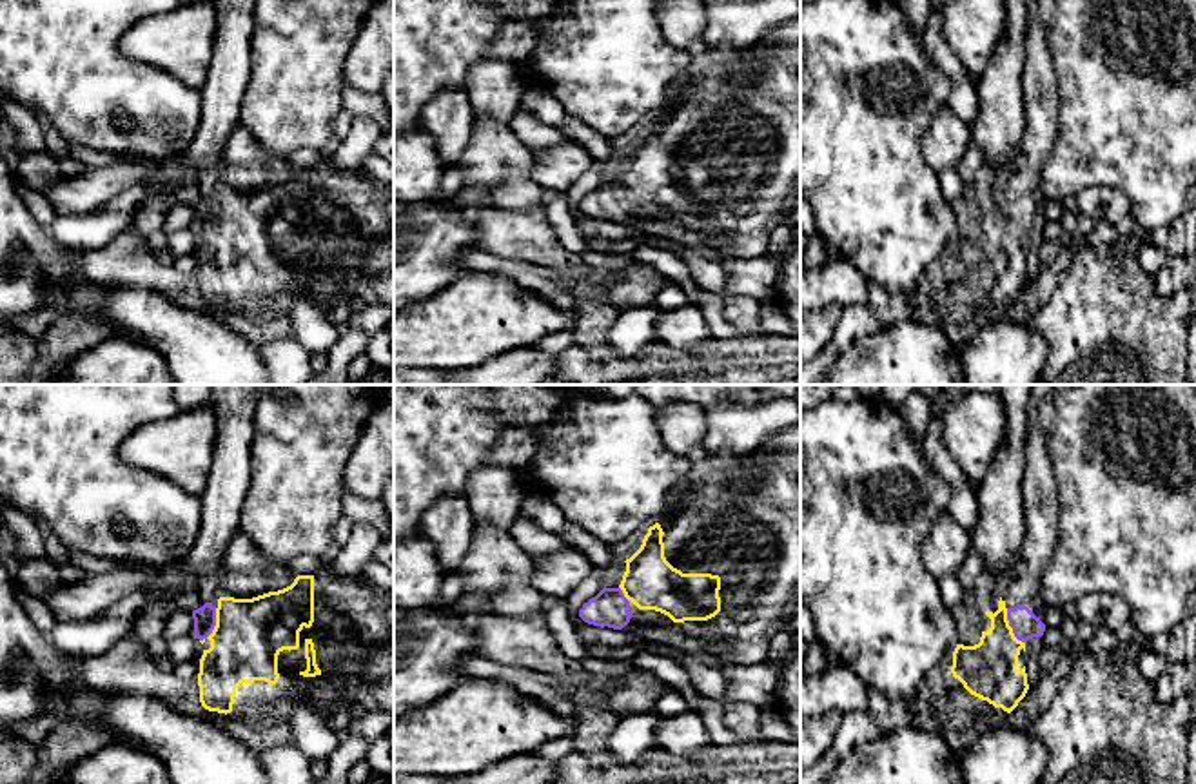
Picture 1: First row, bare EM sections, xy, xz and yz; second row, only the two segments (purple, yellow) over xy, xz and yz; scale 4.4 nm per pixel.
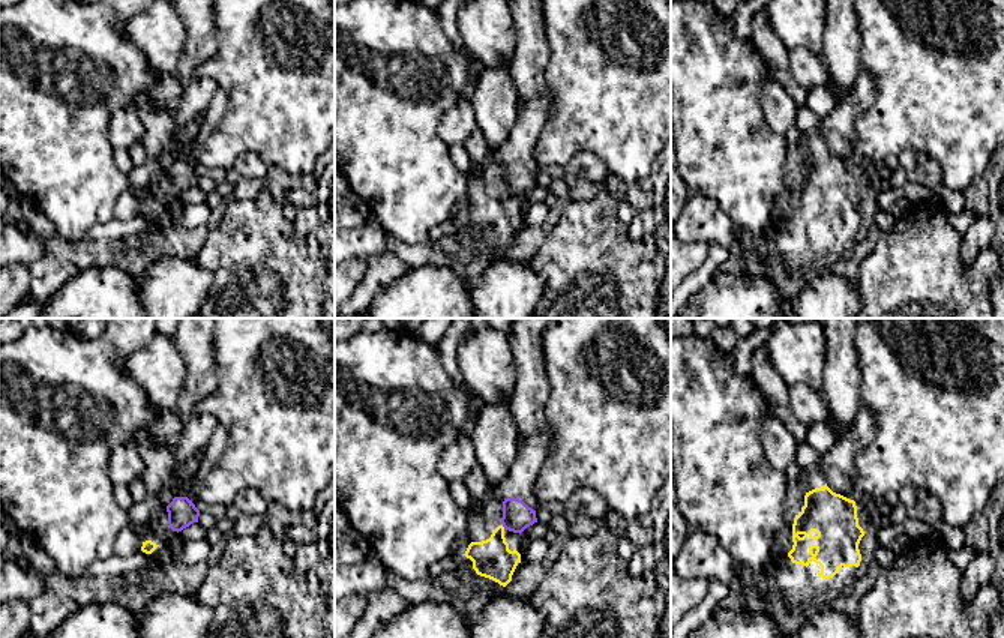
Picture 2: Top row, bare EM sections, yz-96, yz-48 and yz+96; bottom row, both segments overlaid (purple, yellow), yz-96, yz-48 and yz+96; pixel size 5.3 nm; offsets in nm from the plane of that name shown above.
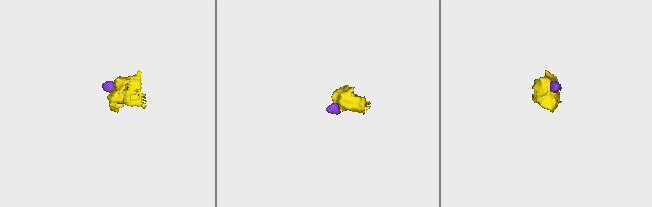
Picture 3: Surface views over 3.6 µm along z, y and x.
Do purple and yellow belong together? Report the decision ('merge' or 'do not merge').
merge

